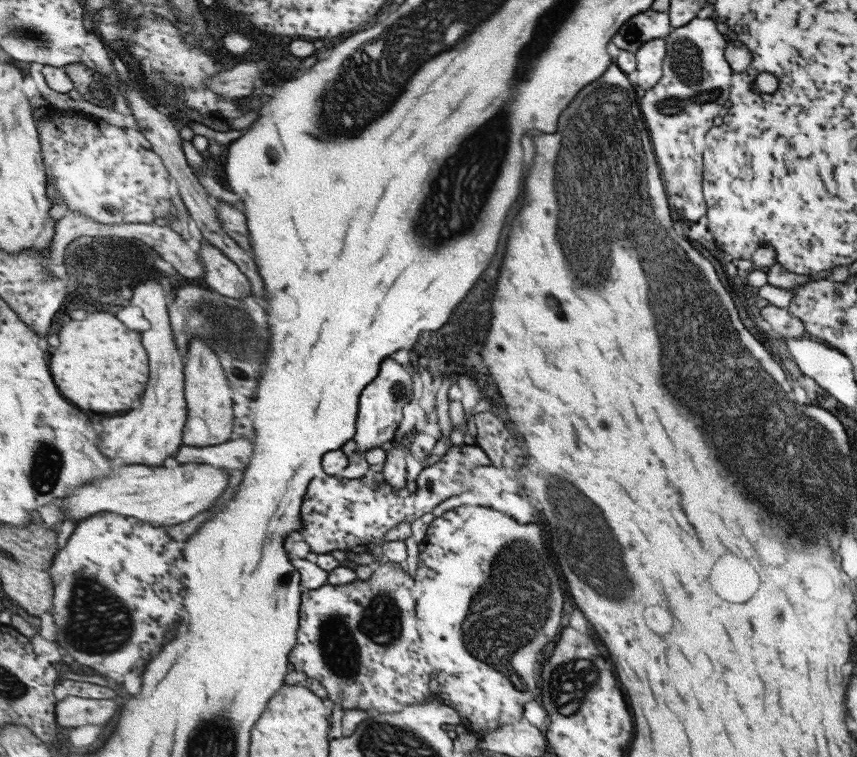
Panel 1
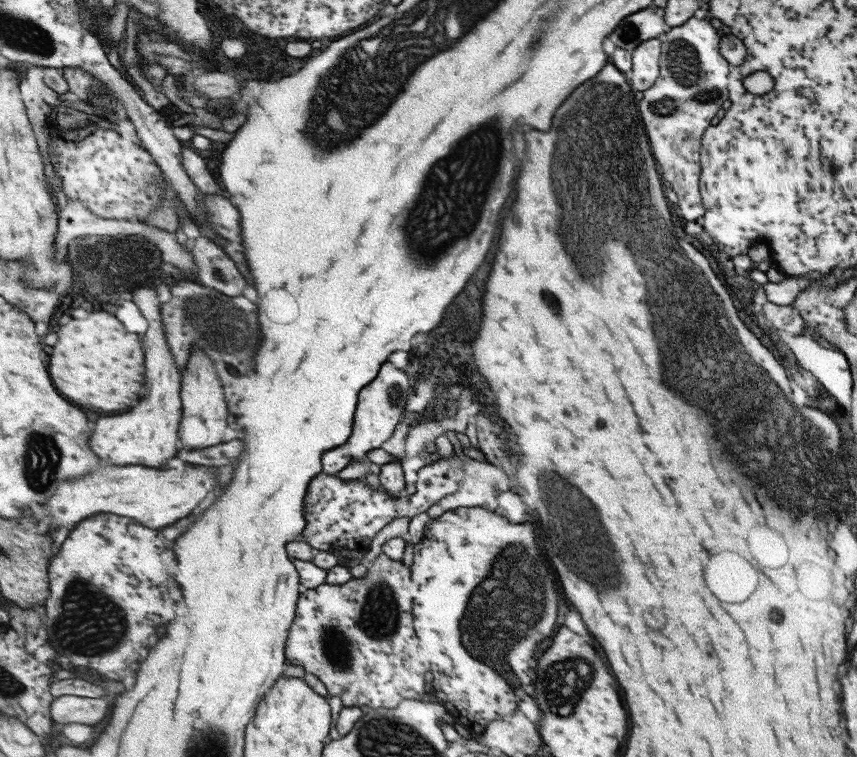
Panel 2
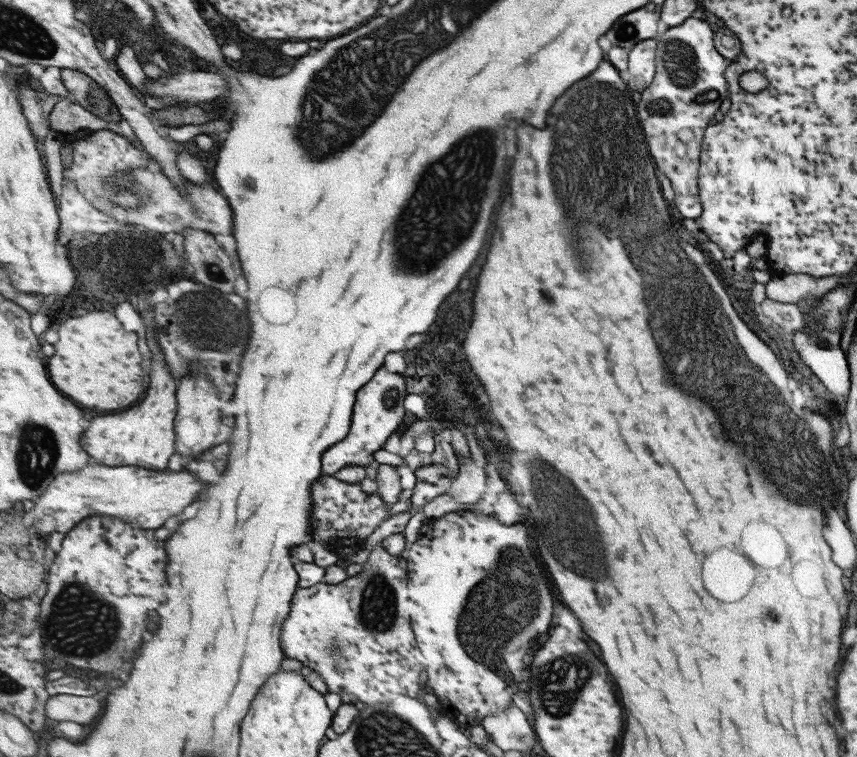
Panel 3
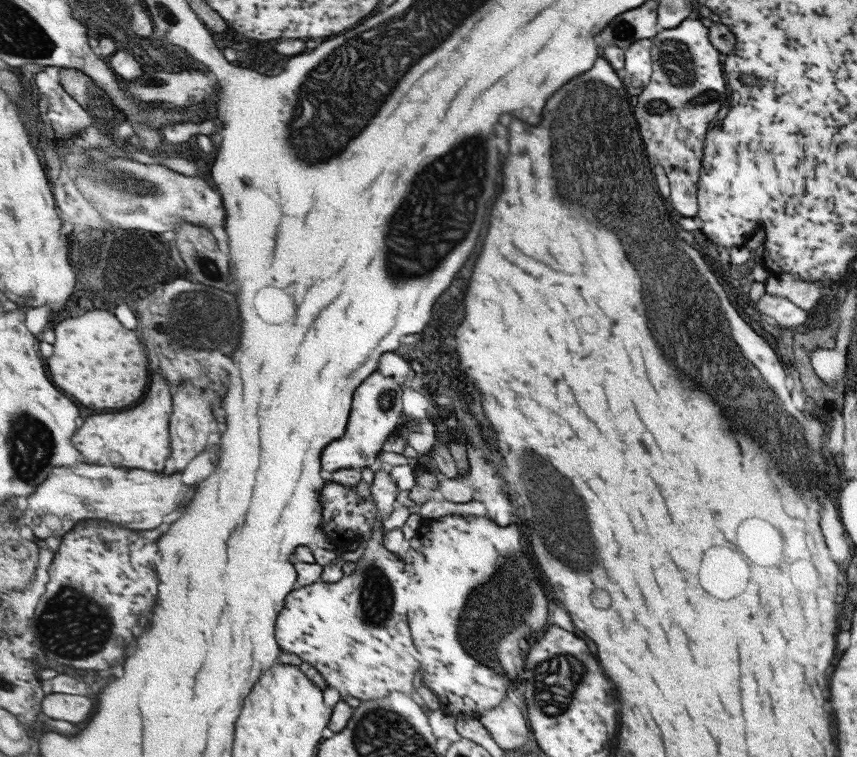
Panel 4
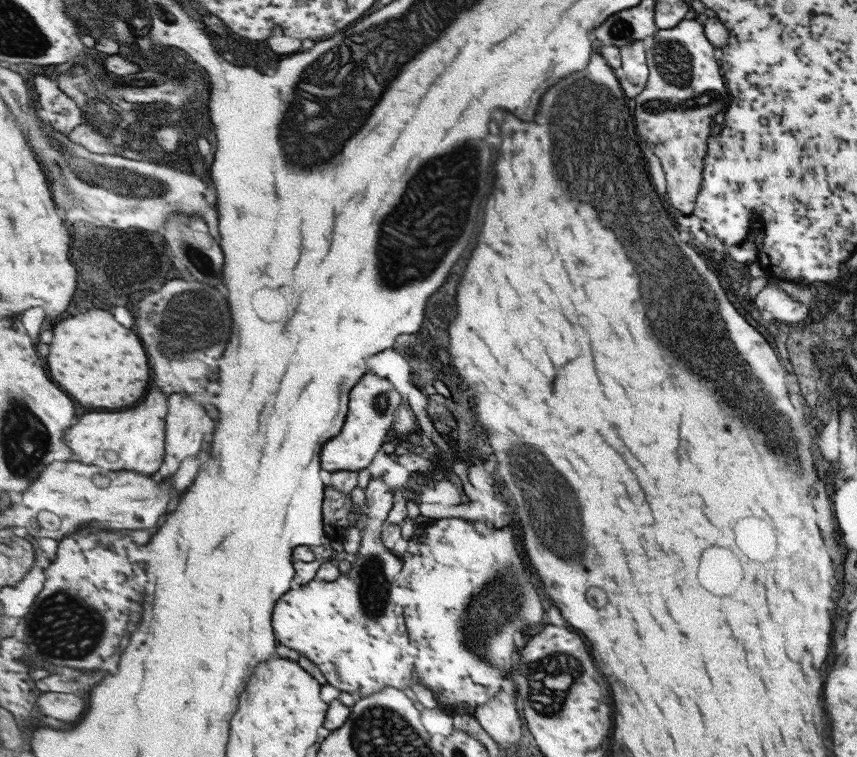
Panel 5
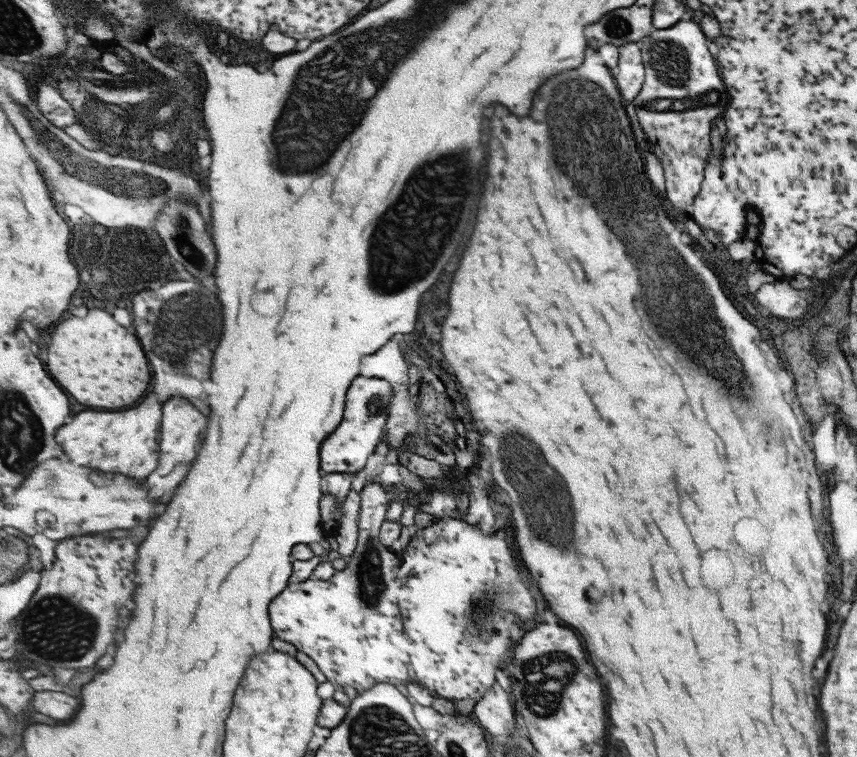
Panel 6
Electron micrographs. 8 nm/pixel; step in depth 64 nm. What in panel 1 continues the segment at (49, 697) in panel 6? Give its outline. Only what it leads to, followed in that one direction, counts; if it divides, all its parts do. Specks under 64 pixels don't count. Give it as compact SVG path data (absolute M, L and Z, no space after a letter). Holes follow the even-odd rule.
M69 696L63 701L58 701L57 720L60 726L67 728L85 725L102 725L107 728L107 722L111 722L117 716L119 708L121 706L115 700Z

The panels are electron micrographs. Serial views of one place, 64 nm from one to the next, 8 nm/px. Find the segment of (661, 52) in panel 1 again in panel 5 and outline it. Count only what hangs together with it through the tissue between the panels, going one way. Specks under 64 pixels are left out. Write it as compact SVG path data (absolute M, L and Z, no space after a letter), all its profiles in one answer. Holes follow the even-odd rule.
M635 40L633 44L618 47L620 54L620 65L613 69L619 80L621 88L625 88L625 96L633 98L644 89L648 68L645 58L645 47L641 40Z

